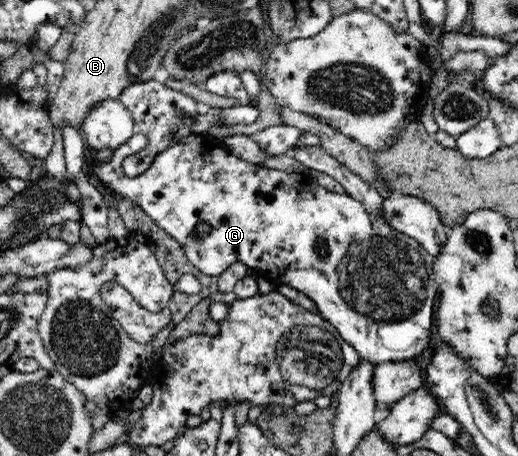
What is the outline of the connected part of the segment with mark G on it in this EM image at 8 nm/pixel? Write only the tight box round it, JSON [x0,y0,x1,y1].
[88,132,439,365]

